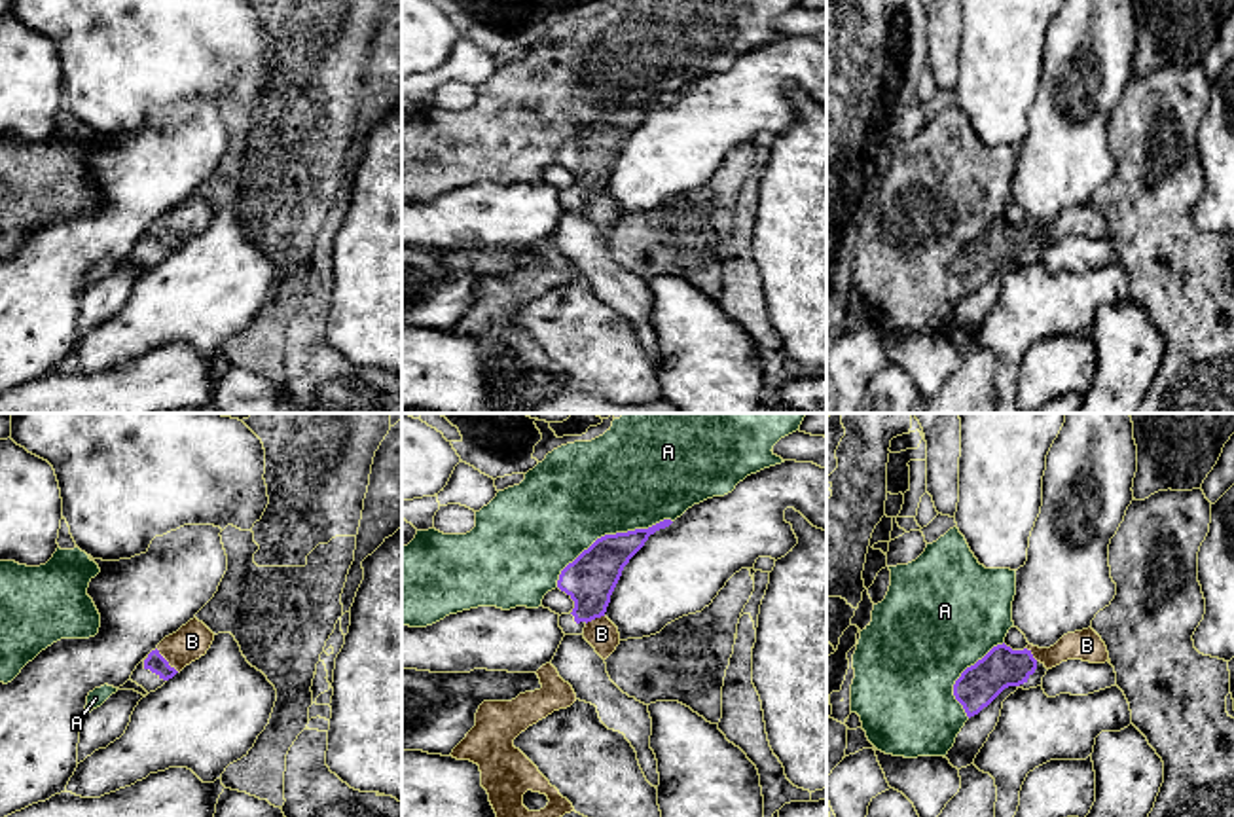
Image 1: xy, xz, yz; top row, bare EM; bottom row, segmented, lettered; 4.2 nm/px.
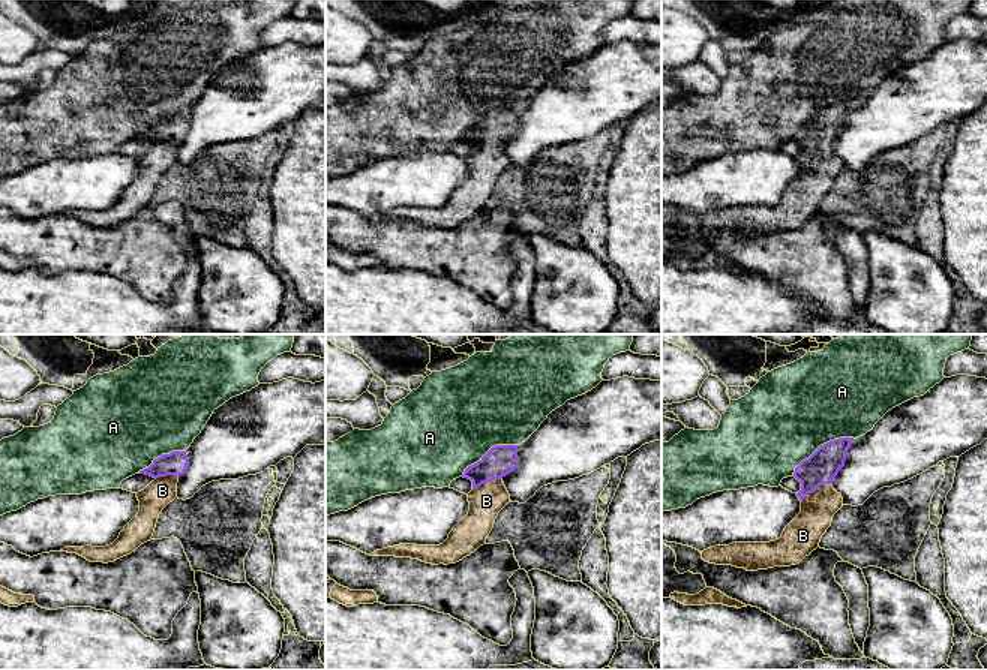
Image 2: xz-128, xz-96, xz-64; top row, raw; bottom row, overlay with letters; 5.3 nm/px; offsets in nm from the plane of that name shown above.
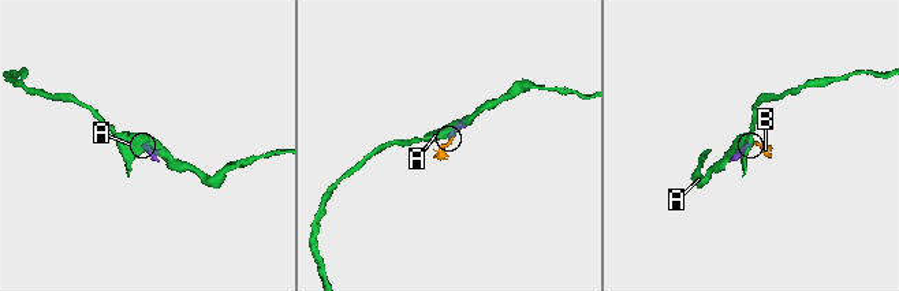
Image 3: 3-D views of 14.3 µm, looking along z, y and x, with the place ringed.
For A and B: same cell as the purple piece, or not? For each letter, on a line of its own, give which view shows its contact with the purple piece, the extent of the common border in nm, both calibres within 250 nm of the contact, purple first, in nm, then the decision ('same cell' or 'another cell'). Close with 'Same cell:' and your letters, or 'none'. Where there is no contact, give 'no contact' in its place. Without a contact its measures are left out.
A: meets purple in xz; contact 550 nm long; 220 nm thick on the purple side, 420 nm on the other; another cell
B: meets purple in xy; contact 140 nm long; 80 nm thick on the purple side, 150 nm on the other; same cell
Same cell: B

